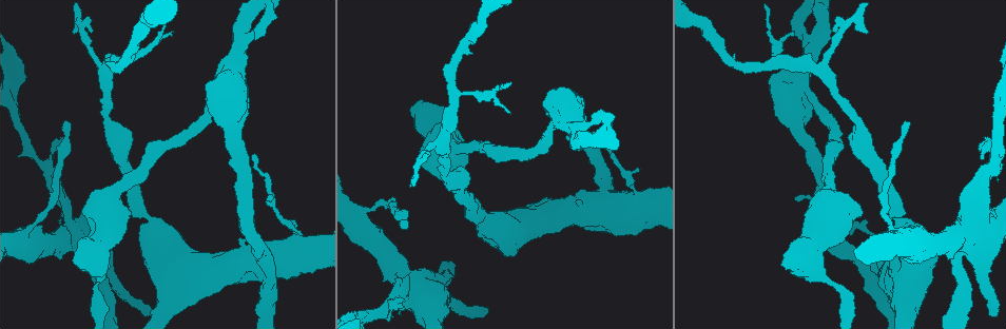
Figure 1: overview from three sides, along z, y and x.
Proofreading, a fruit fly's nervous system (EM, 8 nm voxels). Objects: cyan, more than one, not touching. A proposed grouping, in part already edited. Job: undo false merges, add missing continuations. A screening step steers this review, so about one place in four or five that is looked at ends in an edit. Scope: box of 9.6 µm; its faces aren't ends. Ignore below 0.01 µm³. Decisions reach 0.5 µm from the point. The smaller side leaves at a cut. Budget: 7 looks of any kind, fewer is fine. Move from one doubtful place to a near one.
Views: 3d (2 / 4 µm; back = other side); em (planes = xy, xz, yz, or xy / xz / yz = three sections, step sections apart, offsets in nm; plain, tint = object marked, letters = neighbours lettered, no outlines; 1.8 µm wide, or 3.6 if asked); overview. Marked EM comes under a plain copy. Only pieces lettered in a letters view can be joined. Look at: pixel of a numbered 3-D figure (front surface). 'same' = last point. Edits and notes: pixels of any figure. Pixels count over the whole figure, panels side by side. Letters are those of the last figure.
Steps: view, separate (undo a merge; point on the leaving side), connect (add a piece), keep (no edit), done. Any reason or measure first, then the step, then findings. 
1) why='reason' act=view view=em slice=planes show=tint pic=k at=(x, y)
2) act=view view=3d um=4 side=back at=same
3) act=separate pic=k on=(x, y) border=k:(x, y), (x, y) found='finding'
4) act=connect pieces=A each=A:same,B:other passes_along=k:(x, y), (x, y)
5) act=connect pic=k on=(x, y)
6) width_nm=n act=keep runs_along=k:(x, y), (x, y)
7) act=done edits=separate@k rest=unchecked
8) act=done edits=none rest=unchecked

act=view view=em slice=planes show=letters pic=1 at=(868, 233)

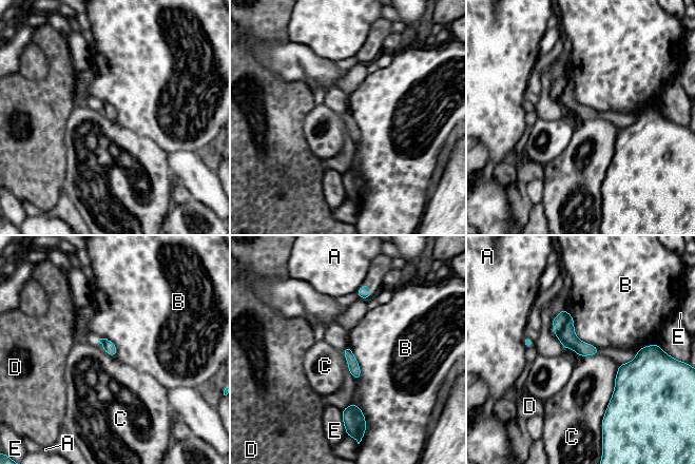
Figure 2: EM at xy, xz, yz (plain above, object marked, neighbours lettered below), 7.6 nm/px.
act=separate pic=2 on=(572, 340) each=A:other,B:other,C:other,D:other,E:other border=2:(567, 313), (565, 347) found='a second neuron is stuck on'

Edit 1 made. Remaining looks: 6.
why='touches itself' act=view view=3d um=4 pic=1 at=(71, 220)

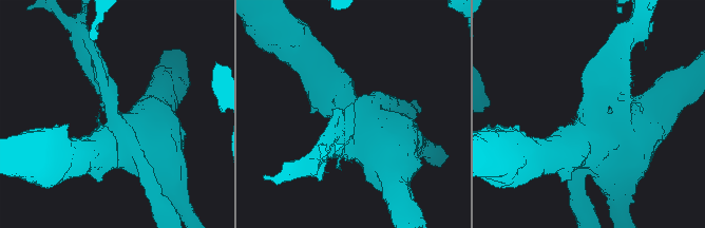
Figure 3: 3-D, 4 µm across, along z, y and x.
why='shape alone is not enough' act=view view=em um=3.6 slice=xz step=16 show=tint pic=3 at=(589, 120)

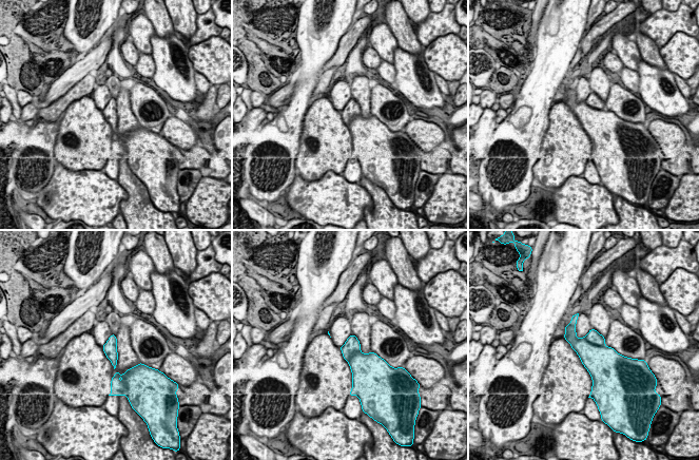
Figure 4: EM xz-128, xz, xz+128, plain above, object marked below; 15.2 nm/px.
act=view view=em um=3.6 slice=planes show=letters at=same

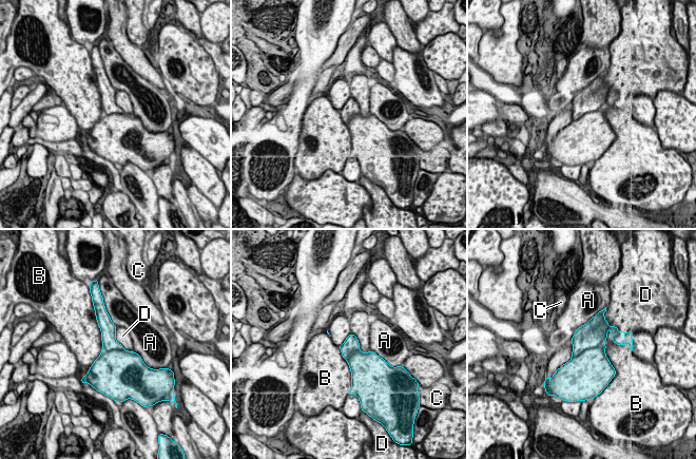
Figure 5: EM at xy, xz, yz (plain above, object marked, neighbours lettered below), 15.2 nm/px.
act=separate pic=5 on=(591, 335) each=A:other,B:other,C:other,D:other found='two neurons meet here'

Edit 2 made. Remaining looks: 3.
act=done edits=separate@2,separate@5 rest=unchecked

